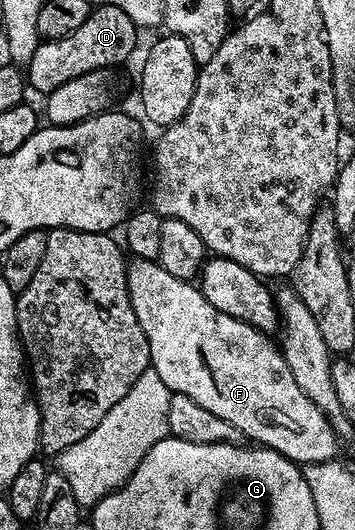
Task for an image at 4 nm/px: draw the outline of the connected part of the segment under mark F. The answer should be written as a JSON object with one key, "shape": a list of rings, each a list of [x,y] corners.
{"shape":[[[130,258],[125,276],[135,317],[147,337],[151,369],[163,377],[163,385],[167,385],[170,392],[191,397],[191,401],[239,429],[246,440],[277,451],[298,465],[328,463],[338,458],[339,440],[327,417],[319,411],[319,405],[299,389],[295,377],[291,377],[291,369],[287,369],[280,346],[274,340],[272,343],[266,332],[256,331],[251,325],[215,309],[215,305],[203,297],[200,286],[188,279],[171,277],[171,273],[154,260]]]}

